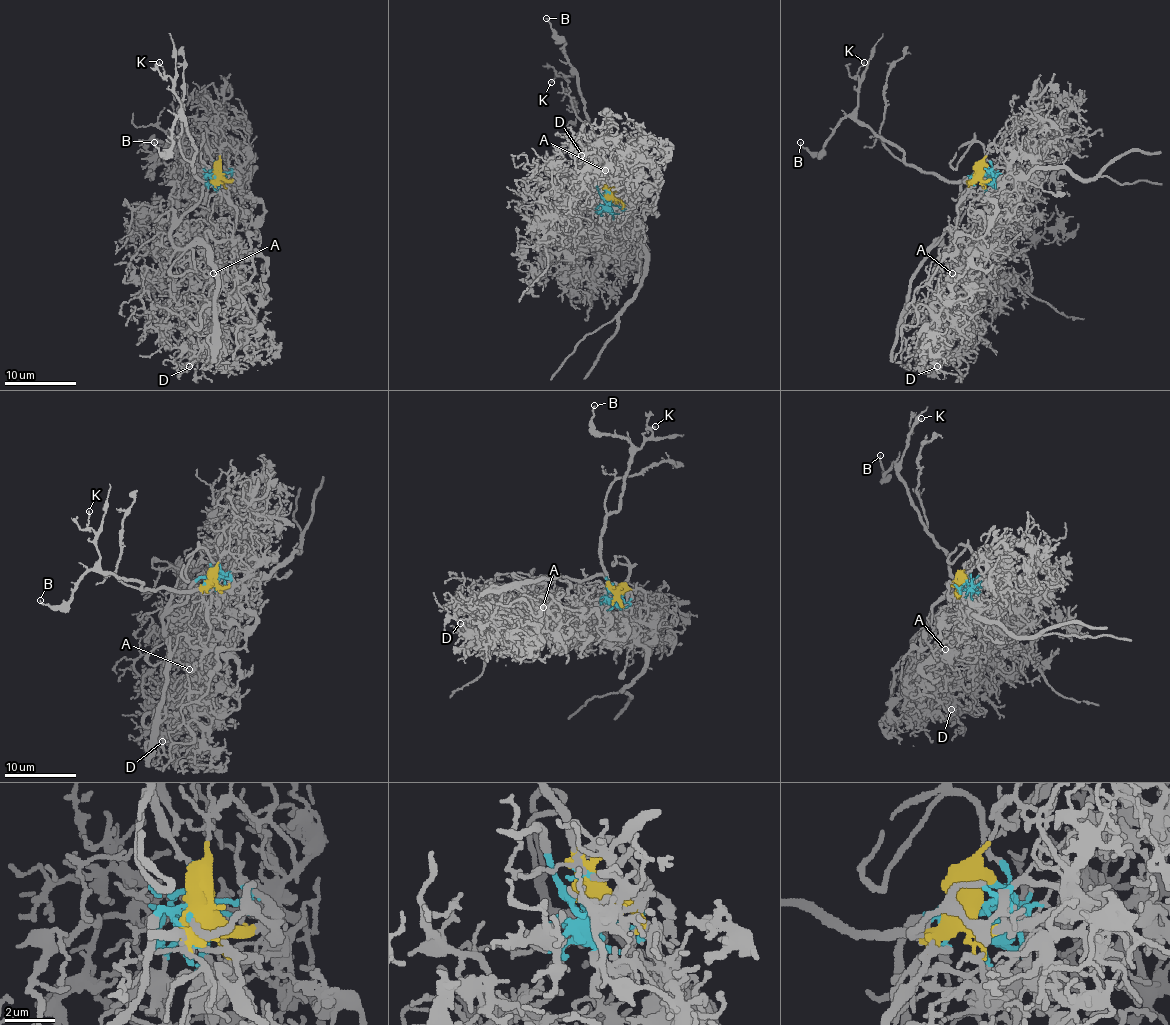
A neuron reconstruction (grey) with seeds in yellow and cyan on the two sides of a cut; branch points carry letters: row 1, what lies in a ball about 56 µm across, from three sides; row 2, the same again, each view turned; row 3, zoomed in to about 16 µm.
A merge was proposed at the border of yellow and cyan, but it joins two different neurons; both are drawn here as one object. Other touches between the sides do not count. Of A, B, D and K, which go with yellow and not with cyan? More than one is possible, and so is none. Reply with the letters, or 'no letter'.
B, K

